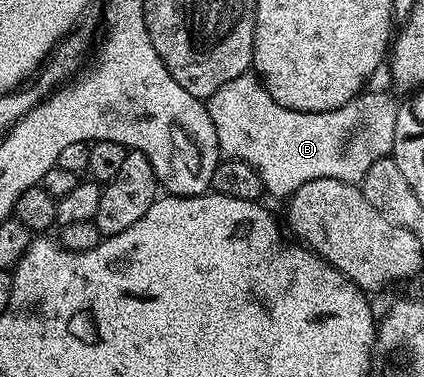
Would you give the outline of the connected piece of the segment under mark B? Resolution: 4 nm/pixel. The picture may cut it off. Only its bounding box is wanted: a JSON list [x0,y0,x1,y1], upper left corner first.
[207,75,398,199]

